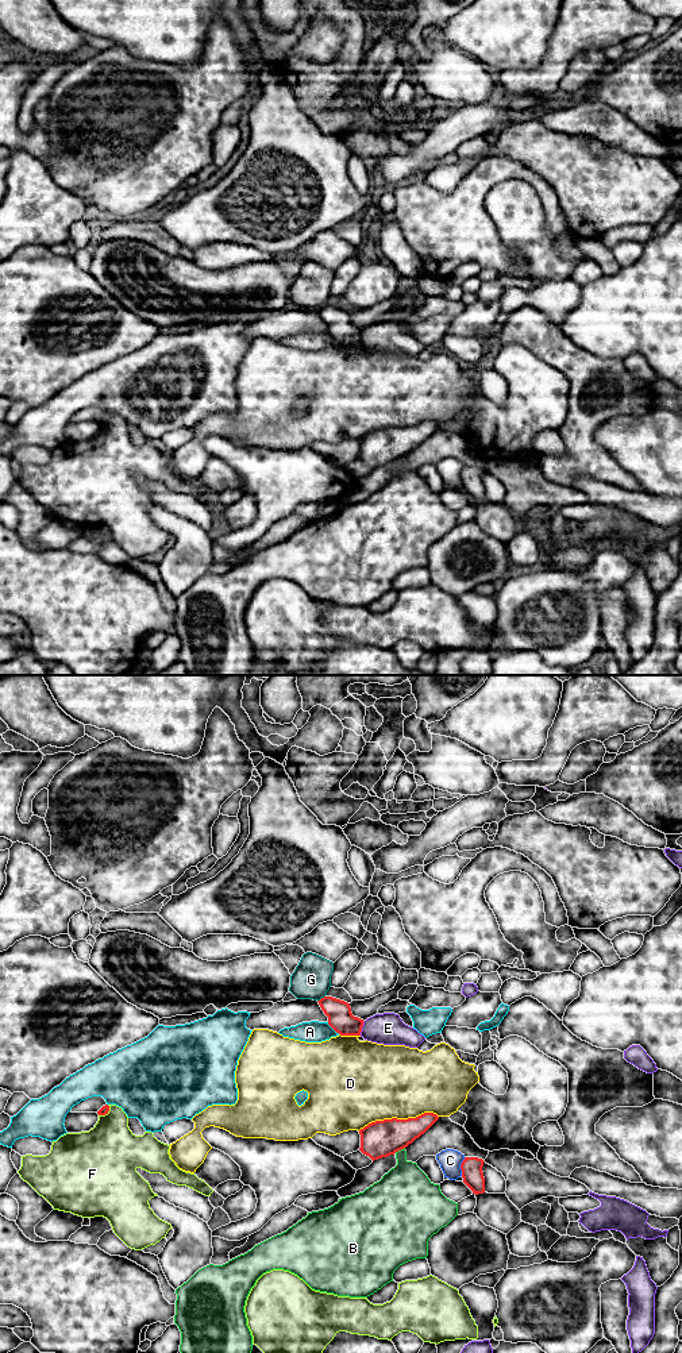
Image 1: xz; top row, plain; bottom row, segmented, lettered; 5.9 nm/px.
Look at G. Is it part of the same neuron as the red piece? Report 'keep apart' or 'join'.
keep apart

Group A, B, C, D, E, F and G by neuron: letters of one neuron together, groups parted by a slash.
A / B / C / D / E / F / G

